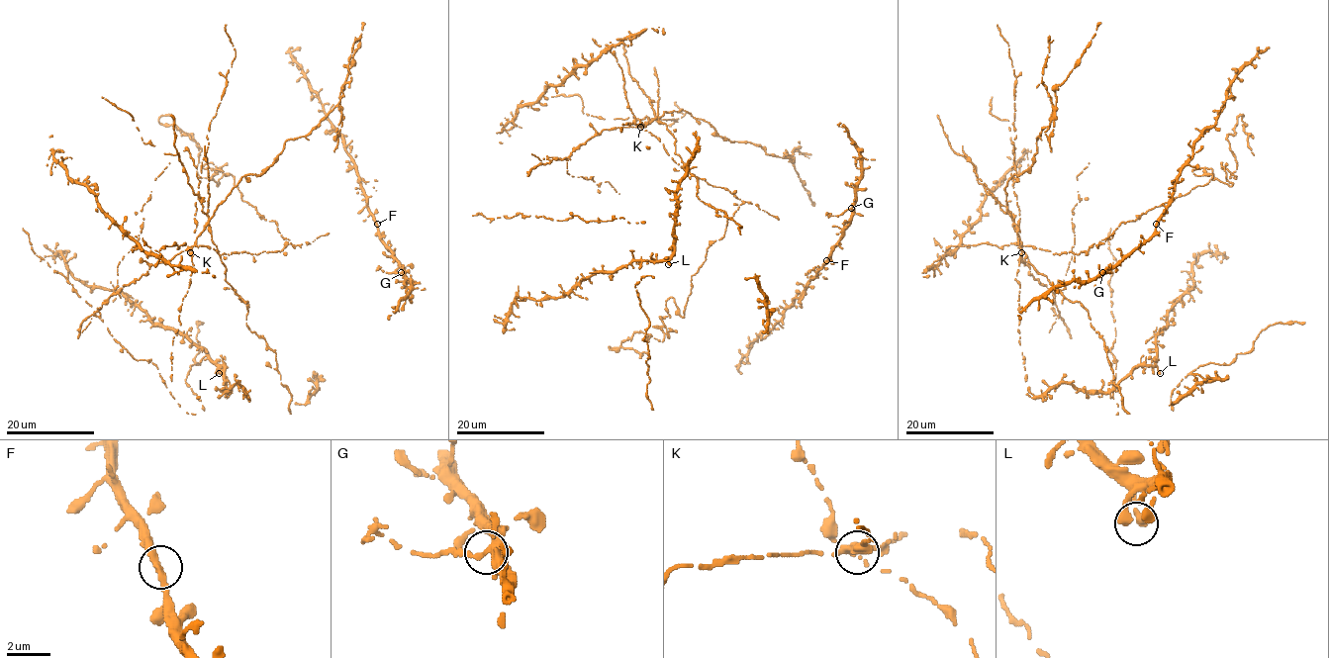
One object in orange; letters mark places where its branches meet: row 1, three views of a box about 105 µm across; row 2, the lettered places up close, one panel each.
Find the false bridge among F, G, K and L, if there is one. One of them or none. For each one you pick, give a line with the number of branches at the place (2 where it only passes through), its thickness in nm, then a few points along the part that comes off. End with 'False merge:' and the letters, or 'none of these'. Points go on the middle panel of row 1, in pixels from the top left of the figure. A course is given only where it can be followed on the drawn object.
K: 2 branches meet; 340 nm thick; foreign part runs (639, 126), (743, 202), (684, 317), (667, 300), (667, 337), (608, 347), (649, 358)
False merge: K

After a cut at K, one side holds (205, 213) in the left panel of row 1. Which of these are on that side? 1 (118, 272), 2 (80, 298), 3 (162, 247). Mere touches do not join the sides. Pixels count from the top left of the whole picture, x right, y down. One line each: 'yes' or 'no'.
1: yes
2: no
3: yes

